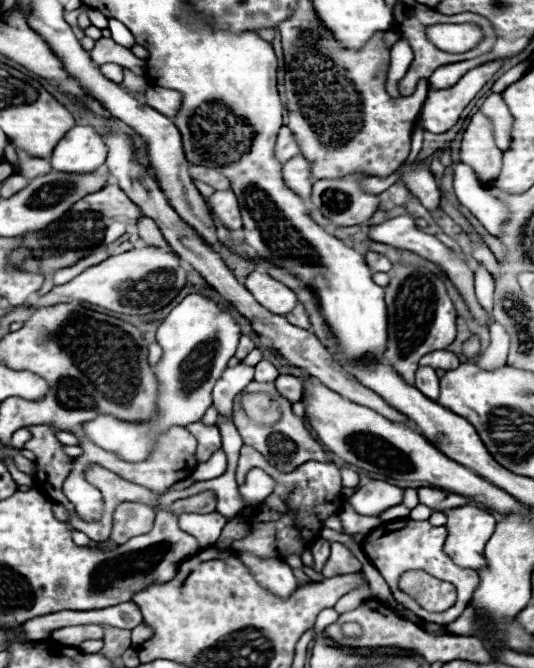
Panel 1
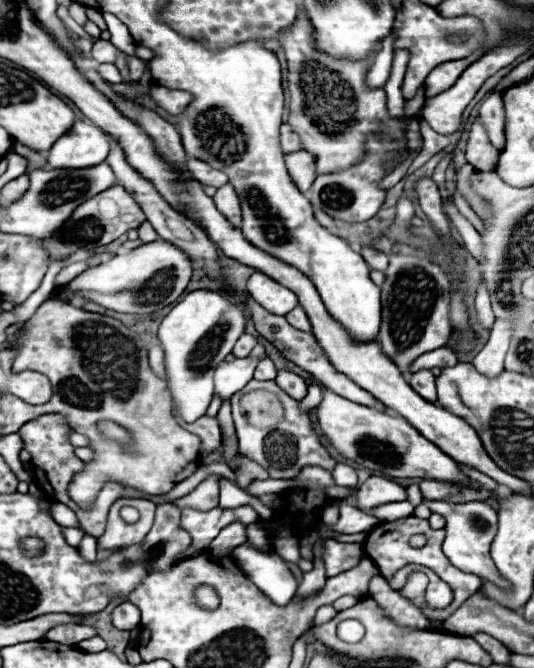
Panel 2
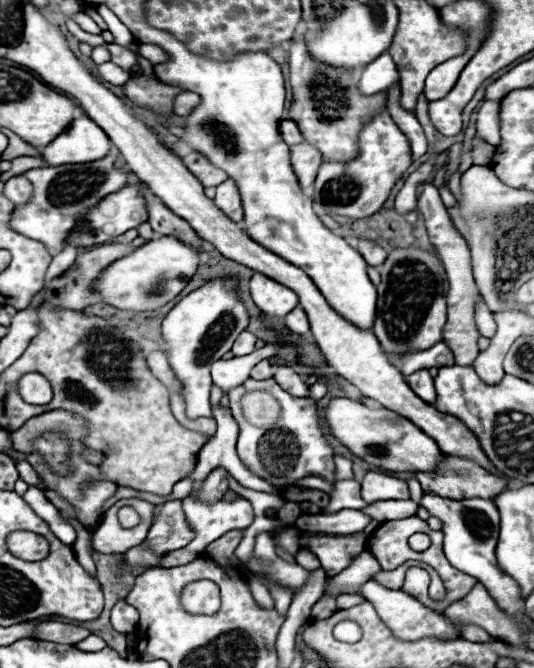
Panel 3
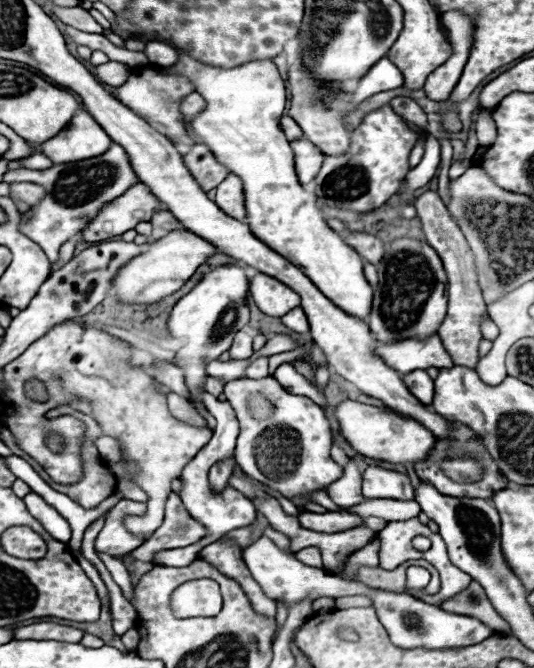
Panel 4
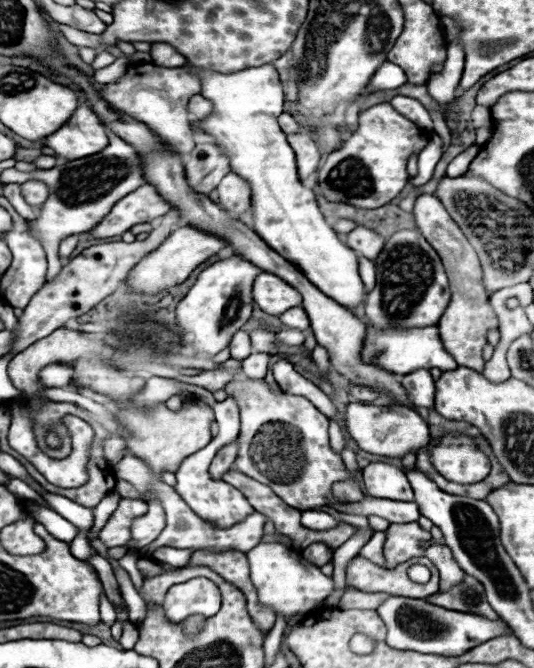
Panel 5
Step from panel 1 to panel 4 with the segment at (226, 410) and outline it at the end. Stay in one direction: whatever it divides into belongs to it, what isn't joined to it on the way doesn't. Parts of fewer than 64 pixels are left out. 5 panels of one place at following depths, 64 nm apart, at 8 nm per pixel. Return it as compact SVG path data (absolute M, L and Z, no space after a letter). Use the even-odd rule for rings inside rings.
M274 336L274 338L268 338L266 346L262 350L256 350L252 354L252 358L258 358L258 356L274 356L274 354L280 354L280 352L288 352L288 350L294 350L296 348L296 340L290 338L290 336ZM246 358L244 360L228 360L228 362L214 360L214 362L210 362L206 366L206 370L208 370L208 374L212 378L218 378L224 384L228 384L228 382L234 382L234 380L244 378L248 364L250 364L250 360L246 360Z

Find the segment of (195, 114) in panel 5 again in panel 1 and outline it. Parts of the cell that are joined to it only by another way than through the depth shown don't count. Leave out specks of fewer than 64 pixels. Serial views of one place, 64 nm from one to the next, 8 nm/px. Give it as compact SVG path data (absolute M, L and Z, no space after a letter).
M148 88L146 90L146 104L152 106L154 110L158 110L160 114L172 118L178 112L178 106L182 104L182 94L178 94L176 90L166 90L166 88Z

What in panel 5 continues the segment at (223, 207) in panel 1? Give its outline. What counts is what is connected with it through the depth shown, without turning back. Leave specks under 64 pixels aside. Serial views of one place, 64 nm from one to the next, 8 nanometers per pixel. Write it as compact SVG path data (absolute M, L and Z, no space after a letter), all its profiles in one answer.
M230 172L220 182L218 204L224 206L236 218L250 218L250 186L238 174Z

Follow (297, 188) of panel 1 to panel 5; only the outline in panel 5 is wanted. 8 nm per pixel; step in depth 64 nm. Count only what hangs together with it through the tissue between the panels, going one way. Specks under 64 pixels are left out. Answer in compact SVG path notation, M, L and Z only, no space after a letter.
M298 132L298 134L290 134L288 136L290 146L296 152L296 162L298 162L298 174L302 180L306 180L310 174L314 174L318 170L318 162L320 162L320 152L316 148L316 144L312 142L312 138L306 132Z

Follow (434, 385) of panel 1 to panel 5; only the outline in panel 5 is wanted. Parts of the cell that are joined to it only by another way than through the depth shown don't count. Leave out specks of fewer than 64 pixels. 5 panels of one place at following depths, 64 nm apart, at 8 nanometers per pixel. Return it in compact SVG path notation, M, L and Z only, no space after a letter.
M416 370L402 376L402 386L418 408L434 406L434 380L428 370Z

